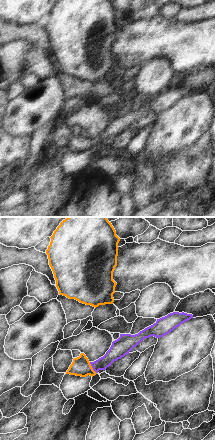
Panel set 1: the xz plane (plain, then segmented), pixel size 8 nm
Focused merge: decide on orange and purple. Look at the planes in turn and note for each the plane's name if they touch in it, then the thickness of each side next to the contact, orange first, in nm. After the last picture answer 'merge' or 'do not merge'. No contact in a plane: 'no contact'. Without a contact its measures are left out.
xz | 150/130 nm

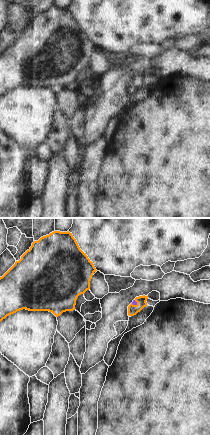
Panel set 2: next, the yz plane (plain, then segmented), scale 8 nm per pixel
yz | 80/40 nm

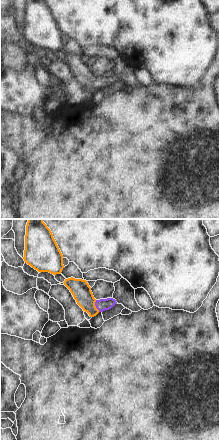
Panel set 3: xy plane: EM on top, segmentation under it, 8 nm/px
xy | 160/100 nm

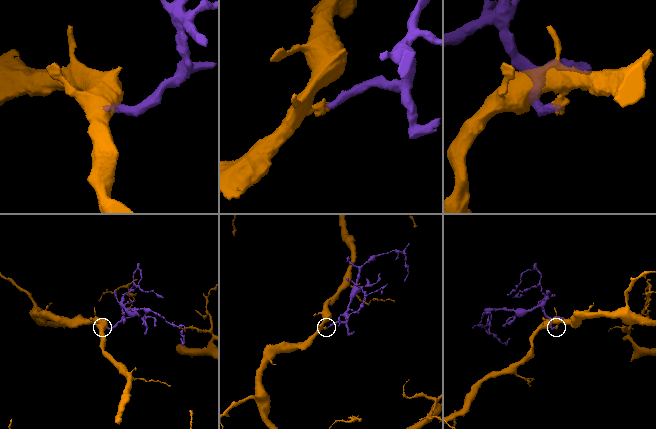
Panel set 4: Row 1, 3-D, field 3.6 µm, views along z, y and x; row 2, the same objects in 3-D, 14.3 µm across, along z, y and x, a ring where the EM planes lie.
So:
merge

